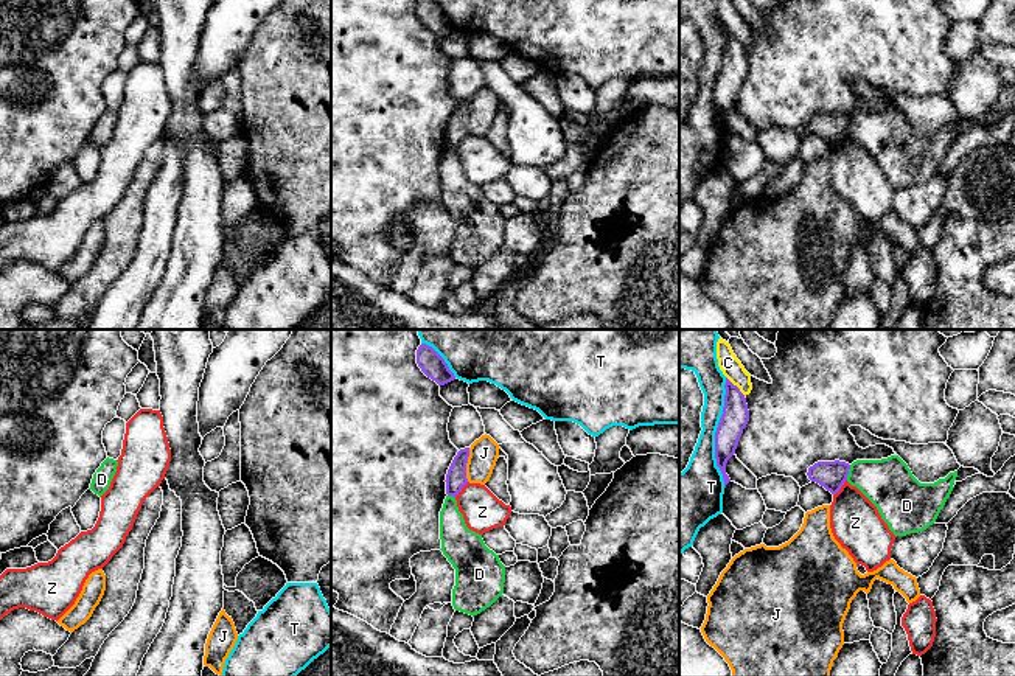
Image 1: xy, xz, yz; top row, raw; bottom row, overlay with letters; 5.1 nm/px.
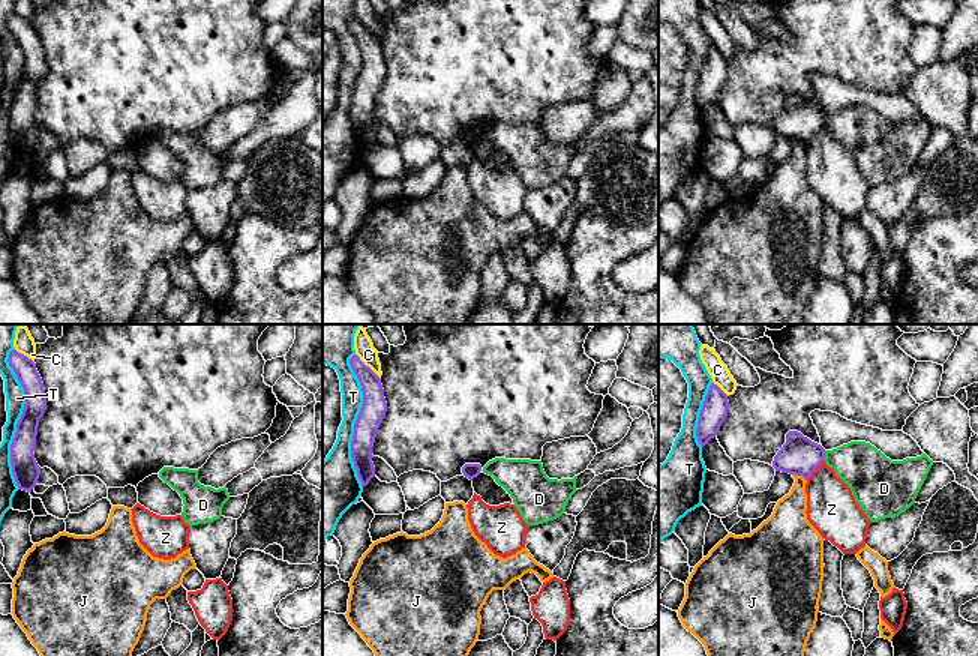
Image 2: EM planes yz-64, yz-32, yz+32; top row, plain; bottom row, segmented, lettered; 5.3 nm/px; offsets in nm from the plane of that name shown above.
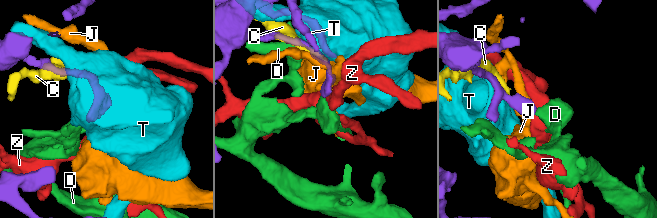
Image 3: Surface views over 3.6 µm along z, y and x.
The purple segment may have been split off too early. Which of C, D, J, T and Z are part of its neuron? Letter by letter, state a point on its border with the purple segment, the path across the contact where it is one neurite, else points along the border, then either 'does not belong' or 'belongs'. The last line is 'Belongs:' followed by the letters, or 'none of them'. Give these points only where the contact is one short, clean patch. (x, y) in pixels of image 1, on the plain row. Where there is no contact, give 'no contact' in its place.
C: contact yz (735, 38); does not belong
D: contact yz (847, 125); border yz (851, 117), (846, 131); does not belong
J: contact xz (465, 117); border xz (470, 100), (467, 132); does not belong
T: contact yz (715, 84); does not belong
Z: contact yz (841, 137); does not belong
Belongs: none of them

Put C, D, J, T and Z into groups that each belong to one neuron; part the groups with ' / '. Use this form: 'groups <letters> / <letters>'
groups C / D / J / T / Z

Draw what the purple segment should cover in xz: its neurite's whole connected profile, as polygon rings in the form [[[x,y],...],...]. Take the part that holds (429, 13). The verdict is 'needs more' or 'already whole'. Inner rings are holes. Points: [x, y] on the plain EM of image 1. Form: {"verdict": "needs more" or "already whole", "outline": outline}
{"verdict": "already whole", "outline": [[[418,0],[417,16],[421,23],[438,37],[445,37],[455,31],[445,11],[434,0]]]}

